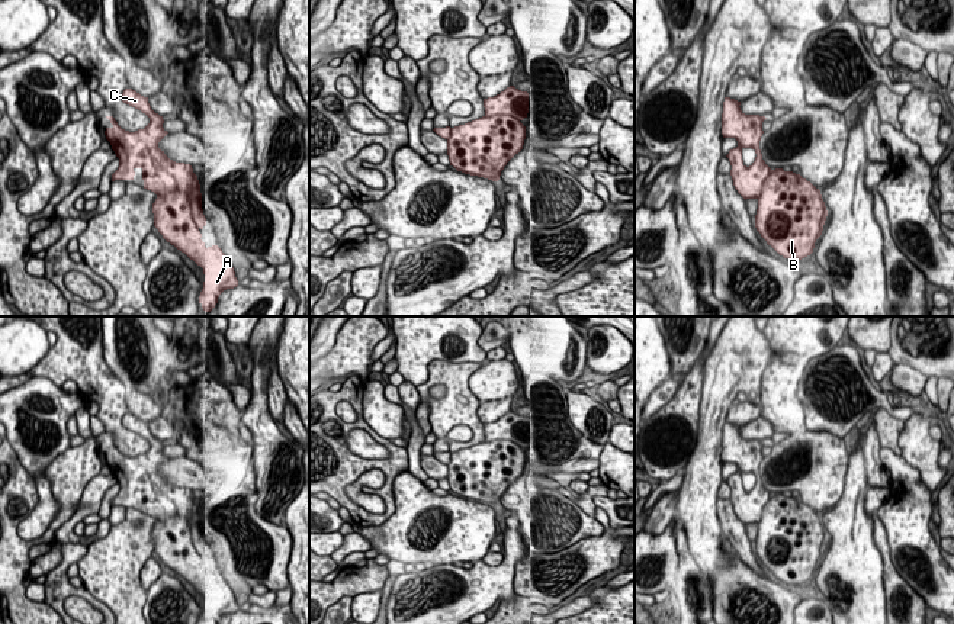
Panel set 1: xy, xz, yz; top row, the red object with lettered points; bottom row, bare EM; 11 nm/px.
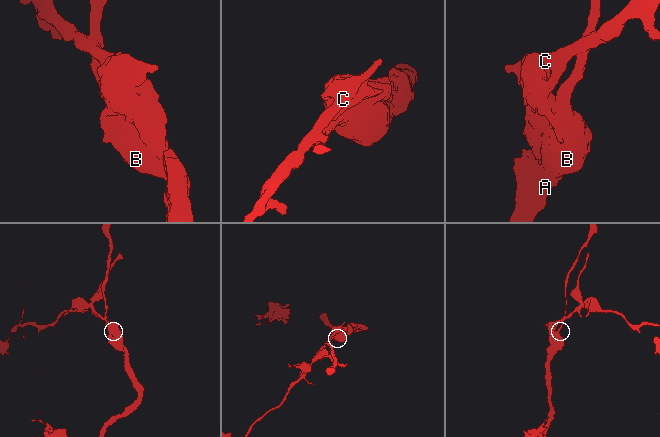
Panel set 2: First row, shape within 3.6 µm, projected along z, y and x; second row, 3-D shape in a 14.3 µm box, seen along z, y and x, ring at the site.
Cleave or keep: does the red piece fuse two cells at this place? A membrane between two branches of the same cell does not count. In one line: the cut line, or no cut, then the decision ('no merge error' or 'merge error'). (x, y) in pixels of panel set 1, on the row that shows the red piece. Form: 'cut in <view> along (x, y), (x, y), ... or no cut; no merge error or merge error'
no cut; no merge error

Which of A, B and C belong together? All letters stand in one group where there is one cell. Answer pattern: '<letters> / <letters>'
A B C

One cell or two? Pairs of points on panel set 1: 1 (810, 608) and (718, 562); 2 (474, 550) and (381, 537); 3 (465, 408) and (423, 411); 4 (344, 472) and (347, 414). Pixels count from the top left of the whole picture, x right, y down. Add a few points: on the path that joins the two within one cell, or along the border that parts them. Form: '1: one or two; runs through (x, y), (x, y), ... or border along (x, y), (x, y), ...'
1: two; border along (802, 600), (794, 608)
2: one; runs through (450, 549), (429, 549), (417, 537), (404, 537)
3: two; border along (421, 401), (429, 407), (431, 431)
4: two; border along (337, 402), (337, 414), (344, 421), (355, 423)

